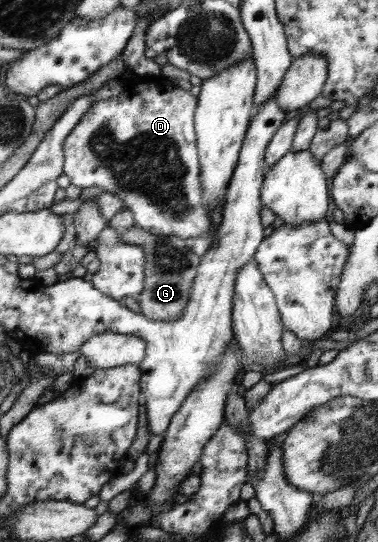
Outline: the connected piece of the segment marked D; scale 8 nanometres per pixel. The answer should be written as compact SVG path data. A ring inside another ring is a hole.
M140 79L140 86L142 90L140 92L134 92L129 88L124 90L118 96L112 96L108 99L98 100L94 103L94 106L80 118L78 124L72 129L72 132L66 137L63 142L64 162L63 171L66 176L69 176L73 185L80 188L92 188L92 186L98 186L105 192L114 193L124 201L124 206L129 211L134 213L135 224L140 228L149 230L152 234L162 236L176 235L180 238L198 238L199 236L205 236L210 232L210 226L212 226L211 213L208 206L205 206L204 201L204 188L200 185L200 165L198 164L198 149L197 149L197 131L196 120L194 114L196 113L196 96L192 96L190 92L186 90L180 90L176 88L174 84L166 84L166 86L156 86L156 84L142 84Z

